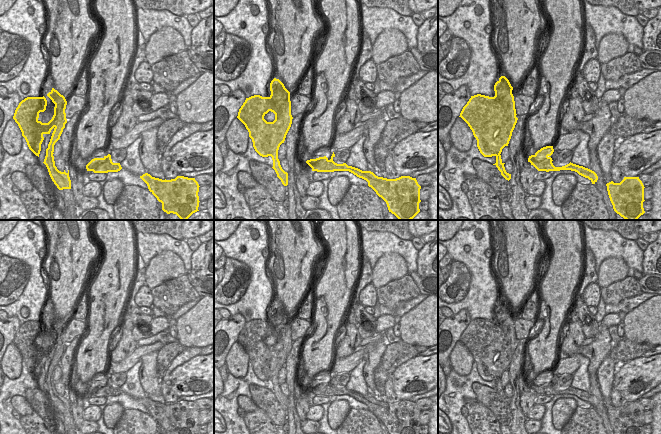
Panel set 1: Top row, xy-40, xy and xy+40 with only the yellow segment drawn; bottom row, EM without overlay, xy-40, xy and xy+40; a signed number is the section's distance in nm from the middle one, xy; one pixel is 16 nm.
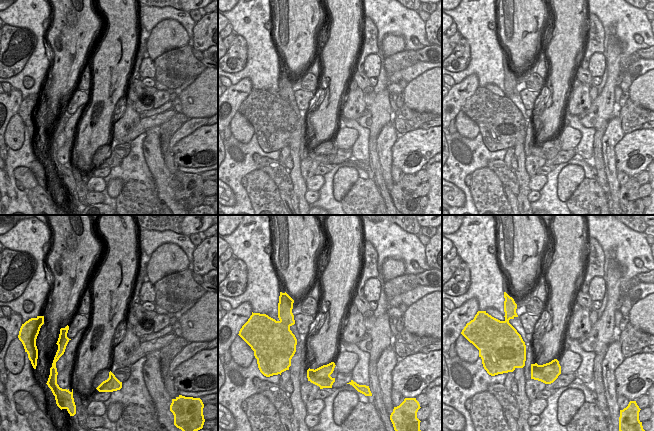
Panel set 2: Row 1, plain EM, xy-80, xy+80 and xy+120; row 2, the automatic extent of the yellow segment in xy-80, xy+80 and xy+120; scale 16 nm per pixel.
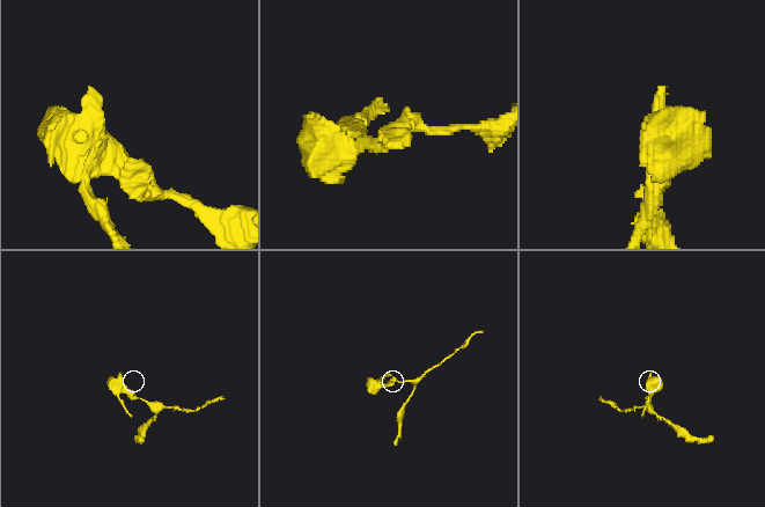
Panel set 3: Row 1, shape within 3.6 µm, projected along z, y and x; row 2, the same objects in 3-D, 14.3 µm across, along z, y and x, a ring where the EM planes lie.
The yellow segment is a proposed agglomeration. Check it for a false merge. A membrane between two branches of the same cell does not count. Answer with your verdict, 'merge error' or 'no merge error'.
merge error

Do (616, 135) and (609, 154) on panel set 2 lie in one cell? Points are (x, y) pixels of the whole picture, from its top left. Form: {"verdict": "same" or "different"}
{"verdict": "same"}

